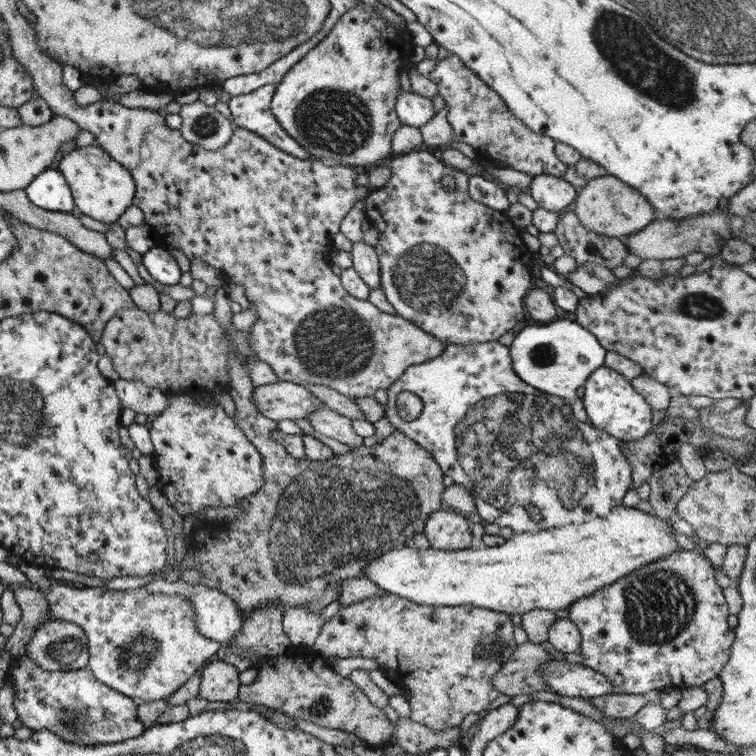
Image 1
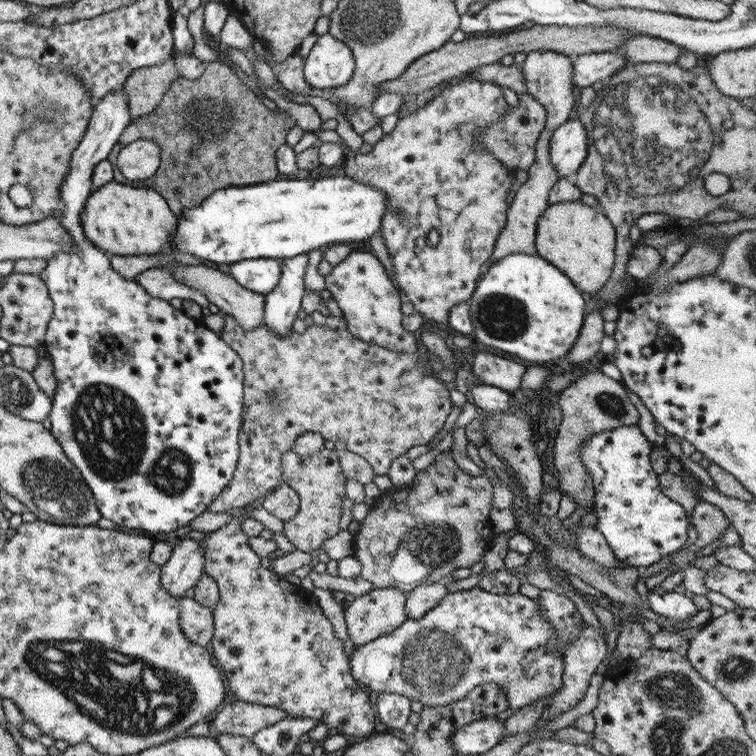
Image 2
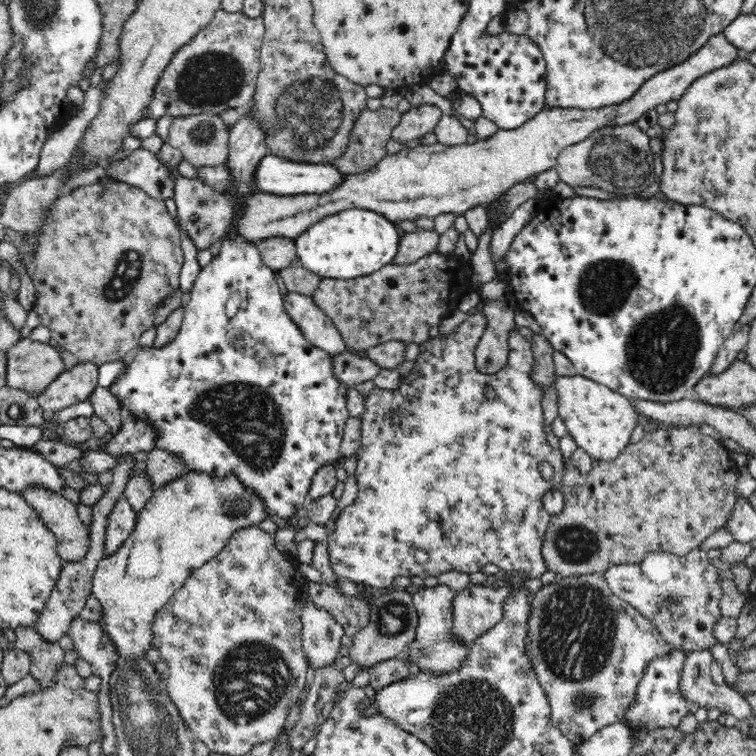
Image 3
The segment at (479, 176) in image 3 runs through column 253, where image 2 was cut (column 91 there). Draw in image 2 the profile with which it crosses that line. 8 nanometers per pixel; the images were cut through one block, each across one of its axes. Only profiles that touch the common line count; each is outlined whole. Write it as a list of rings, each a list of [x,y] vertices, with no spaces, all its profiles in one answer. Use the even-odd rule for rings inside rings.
[[[113,180],[93,189],[79,214],[83,235],[108,255],[154,255],[170,246],[177,218],[163,197],[147,188],[136,188]]]

